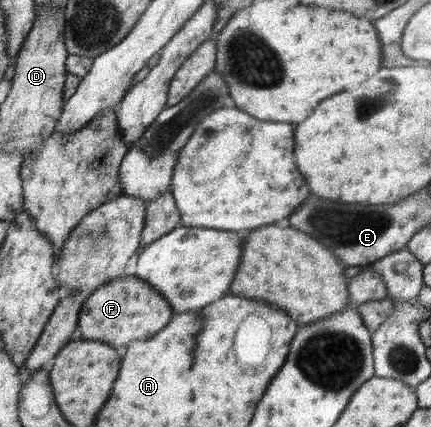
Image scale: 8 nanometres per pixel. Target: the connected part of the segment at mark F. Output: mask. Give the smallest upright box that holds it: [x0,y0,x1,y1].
[78,272,173,348]

